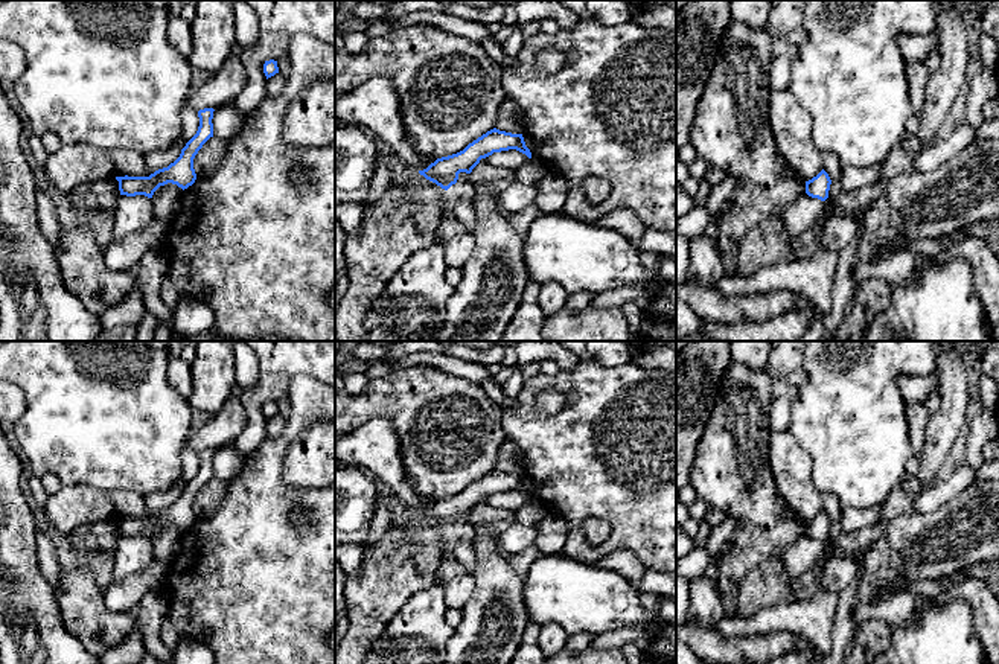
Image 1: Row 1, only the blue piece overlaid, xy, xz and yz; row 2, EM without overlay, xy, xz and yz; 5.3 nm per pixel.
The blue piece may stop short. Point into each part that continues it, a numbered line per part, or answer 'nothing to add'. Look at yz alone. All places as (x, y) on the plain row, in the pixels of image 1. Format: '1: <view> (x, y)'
nothing to add

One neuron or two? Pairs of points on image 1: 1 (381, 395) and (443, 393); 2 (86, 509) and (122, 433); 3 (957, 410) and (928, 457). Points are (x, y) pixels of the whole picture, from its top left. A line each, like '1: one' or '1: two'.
1: one
2: two
3: one

